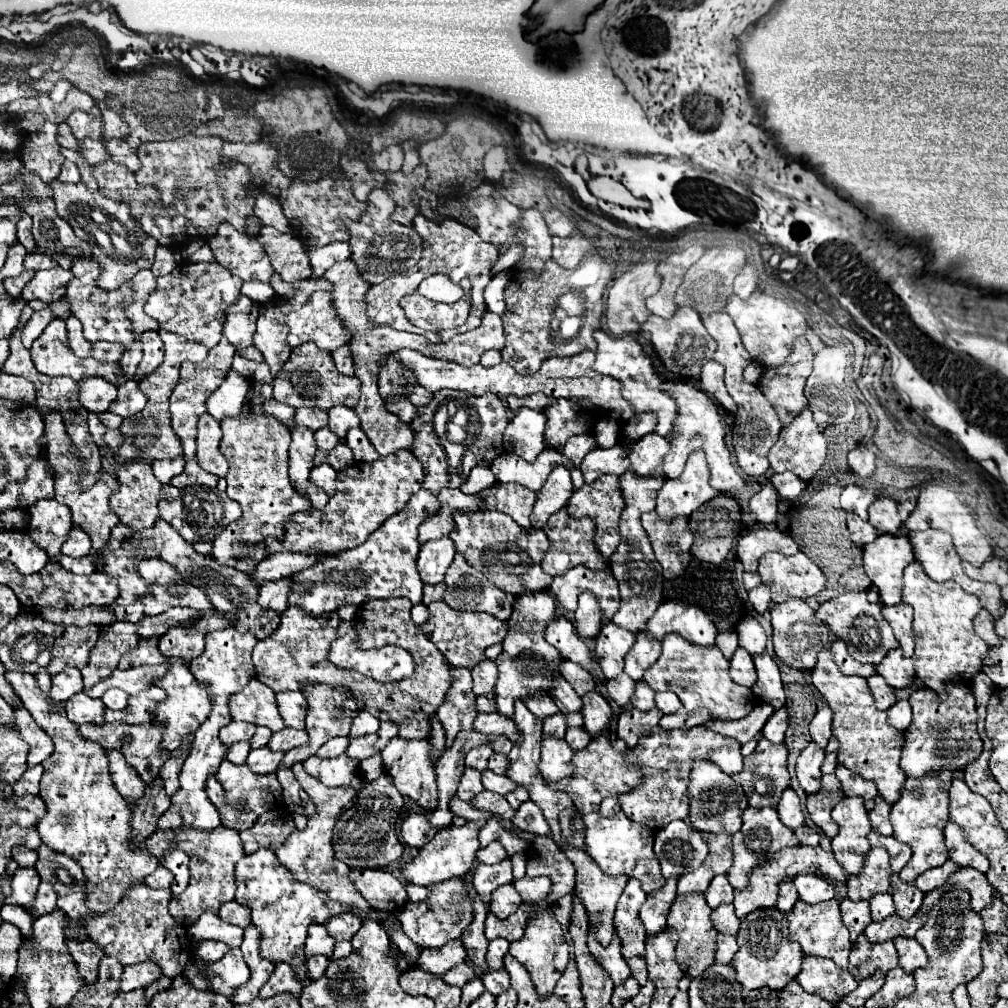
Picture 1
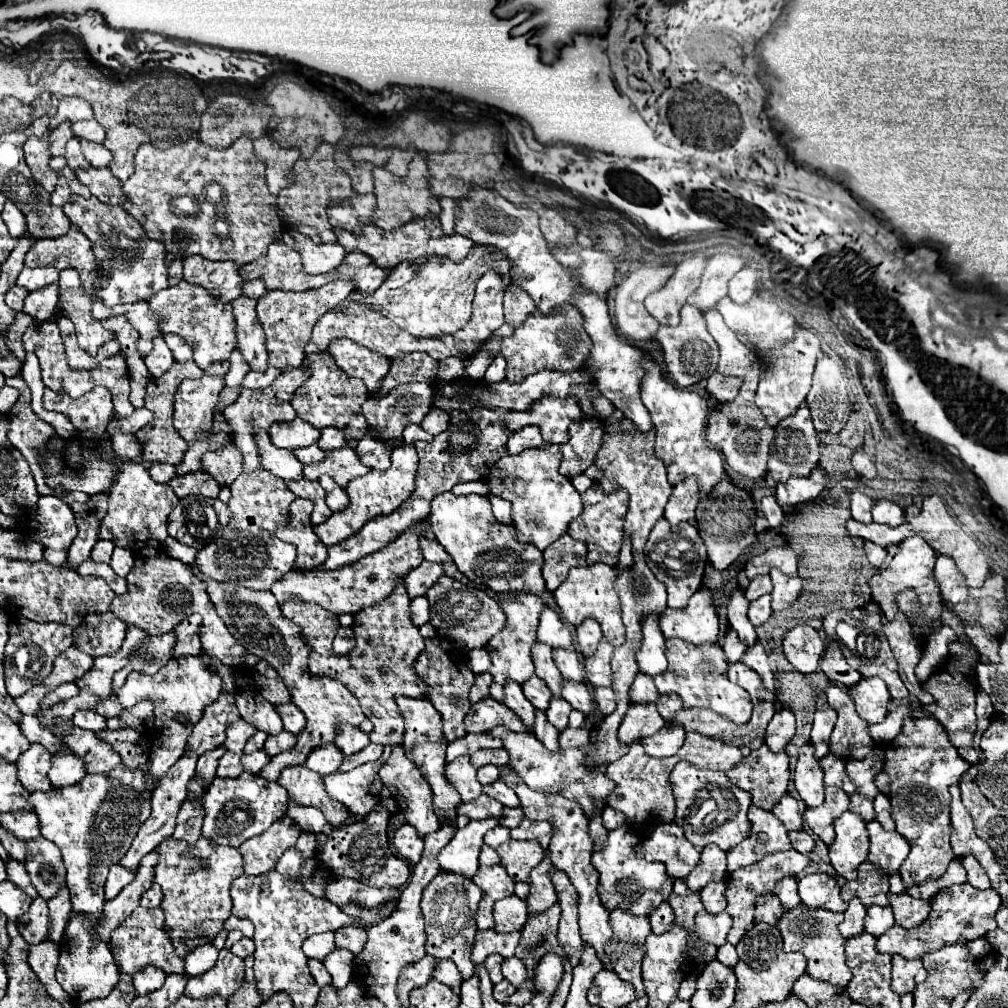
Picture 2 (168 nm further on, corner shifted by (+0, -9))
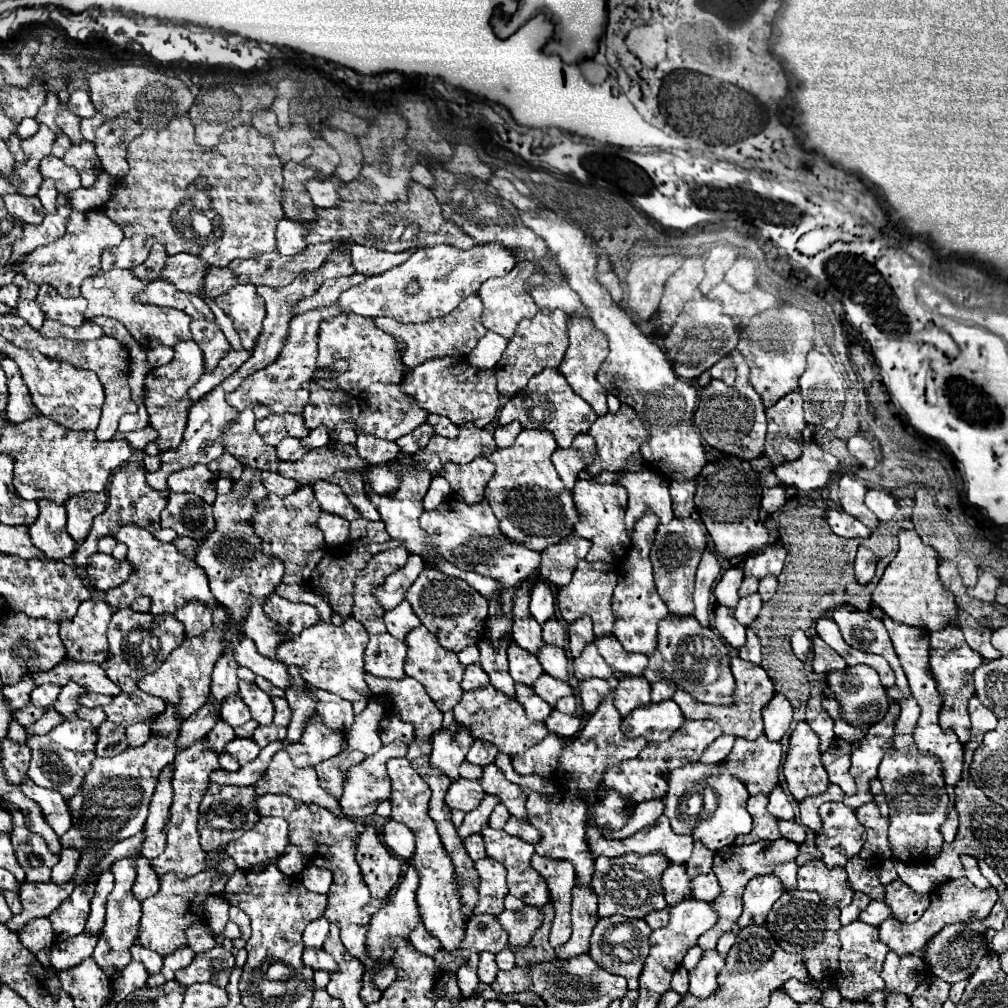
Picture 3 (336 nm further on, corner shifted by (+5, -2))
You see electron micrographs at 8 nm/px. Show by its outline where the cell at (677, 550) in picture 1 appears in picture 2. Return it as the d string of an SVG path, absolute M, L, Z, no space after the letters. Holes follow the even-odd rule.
M659 519L649 535L649 541L643 553L653 575L667 585L667 593L669 593L667 607L673 607L673 609L685 607L689 597L699 589L703 571L707 565L707 549L699 537L697 527L691 523L679 523L673 527L665 519Z

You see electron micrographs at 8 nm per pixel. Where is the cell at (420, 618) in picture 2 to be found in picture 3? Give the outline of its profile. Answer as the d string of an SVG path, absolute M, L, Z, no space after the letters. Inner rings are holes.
M402 600L396 608L388 610L384 614L384 624L388 628L388 632L392 636L398 636L398 638L406 638L406 634L414 628L418 628L422 622L420 618L414 614L412 606L408 600Z

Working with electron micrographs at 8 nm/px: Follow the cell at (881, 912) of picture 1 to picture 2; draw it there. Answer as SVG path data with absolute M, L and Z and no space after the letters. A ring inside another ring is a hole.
M869 907L867 909L867 919L865 919L865 931L879 937L883 935L891 925L893 925L893 911L891 907Z

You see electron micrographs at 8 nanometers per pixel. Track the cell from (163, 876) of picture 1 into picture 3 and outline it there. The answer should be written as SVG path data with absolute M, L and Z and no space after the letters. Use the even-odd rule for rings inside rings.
M140 856L140 860L136 860L136 884L134 884L134 896L144 902L146 898L154 896L158 892L158 876L156 872L150 868L148 860L144 860Z

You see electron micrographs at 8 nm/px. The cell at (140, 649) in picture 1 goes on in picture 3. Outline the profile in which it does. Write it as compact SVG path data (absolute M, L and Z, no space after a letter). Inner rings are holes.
M124 608L112 616L108 640L110 652L106 660L106 676L114 684L120 684L122 692L134 692L136 680L148 672L156 672L156 668L160 668L170 652L184 640L184 628L180 628L180 622L176 622L174 616L148 616L134 612L132 608Z

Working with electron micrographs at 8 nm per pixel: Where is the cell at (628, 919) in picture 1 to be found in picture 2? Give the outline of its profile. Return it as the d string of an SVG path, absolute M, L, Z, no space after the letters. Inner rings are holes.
M621 909L609 913L613 927L613 939L609 941L609 959L613 959L613 971L623 979L633 983L637 997L645 995L641 981L641 961L645 957L645 939L651 935L651 925L647 917L635 917Z

